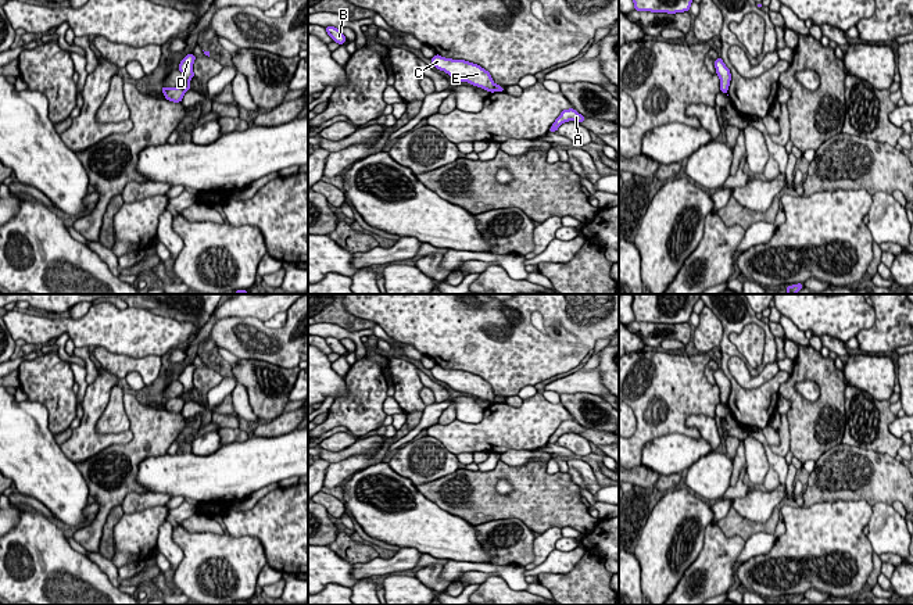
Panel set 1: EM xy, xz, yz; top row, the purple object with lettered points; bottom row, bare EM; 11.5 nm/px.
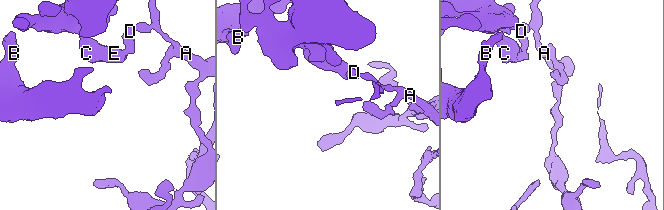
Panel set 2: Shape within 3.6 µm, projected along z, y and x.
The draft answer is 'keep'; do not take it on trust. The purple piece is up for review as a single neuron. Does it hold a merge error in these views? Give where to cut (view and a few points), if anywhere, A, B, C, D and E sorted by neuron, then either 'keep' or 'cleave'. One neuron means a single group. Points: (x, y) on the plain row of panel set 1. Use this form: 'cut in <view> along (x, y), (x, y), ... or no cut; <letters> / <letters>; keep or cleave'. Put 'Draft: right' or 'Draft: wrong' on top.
Draft: wrong
cut in xy along (181, 398), (185, 401); A D / B C E; cleave

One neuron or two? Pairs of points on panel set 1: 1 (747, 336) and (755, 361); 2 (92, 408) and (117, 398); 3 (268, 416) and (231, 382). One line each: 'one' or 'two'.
1: one
2: two
3: two

